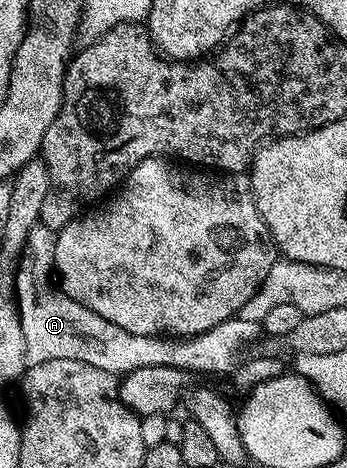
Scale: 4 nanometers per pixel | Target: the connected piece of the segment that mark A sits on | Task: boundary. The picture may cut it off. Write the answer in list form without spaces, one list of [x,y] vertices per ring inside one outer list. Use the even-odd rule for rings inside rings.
[[[37,225],[16,264],[16,304],[22,321],[22,337],[26,337],[29,364],[82,361],[118,377],[142,366],[172,366],[191,373],[202,371],[206,375],[227,376],[241,362],[240,350],[247,343],[255,344],[261,338],[261,324],[239,317],[230,317],[214,325],[214,329],[198,331],[187,337],[139,335],[122,329],[122,325],[106,321],[106,317],[86,309],[86,305],[78,305],[76,299],[71,299],[68,292],[61,289],[54,261],[57,242],[57,232]]]

